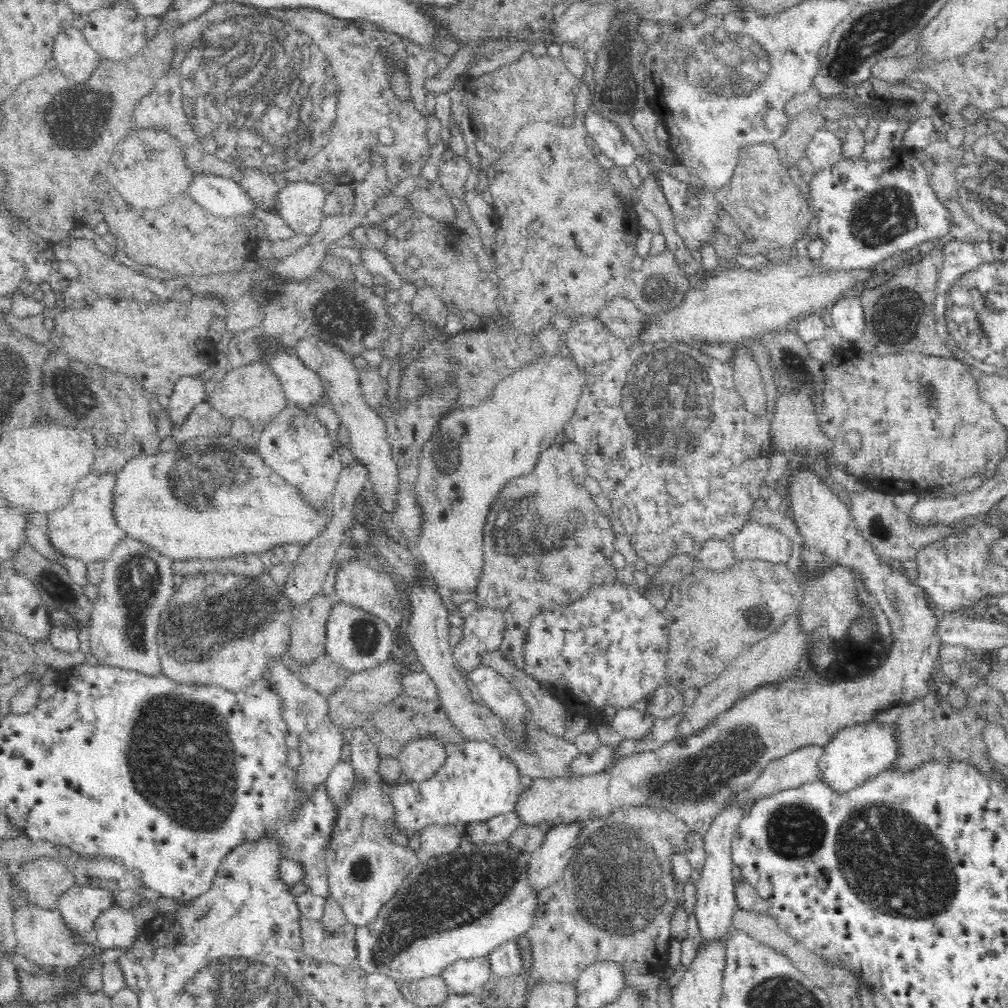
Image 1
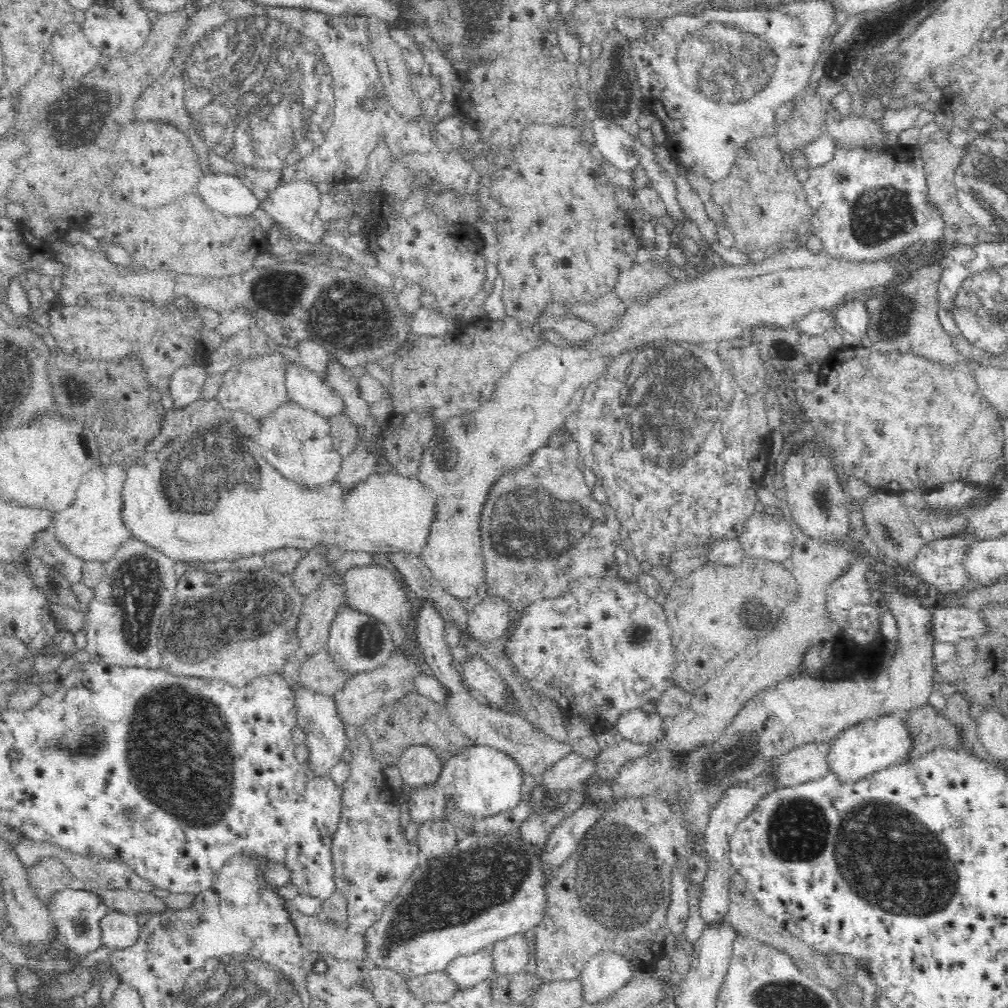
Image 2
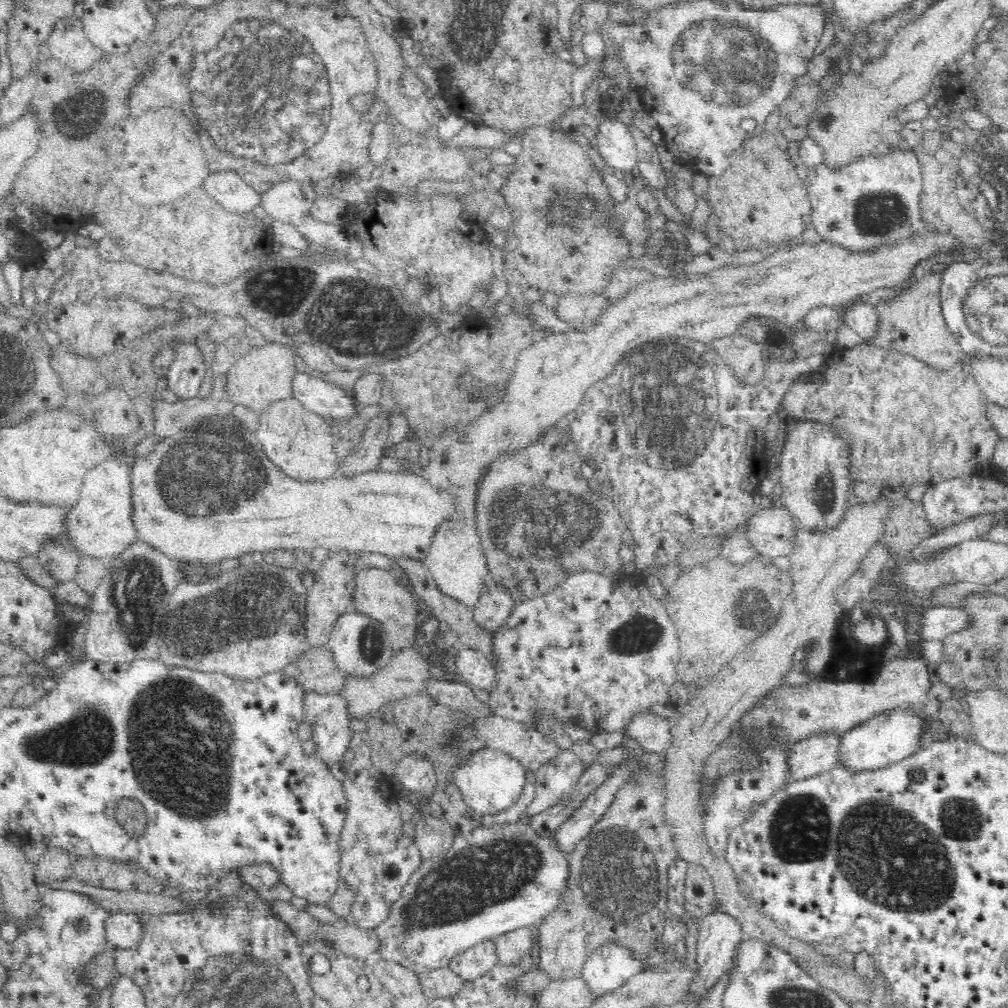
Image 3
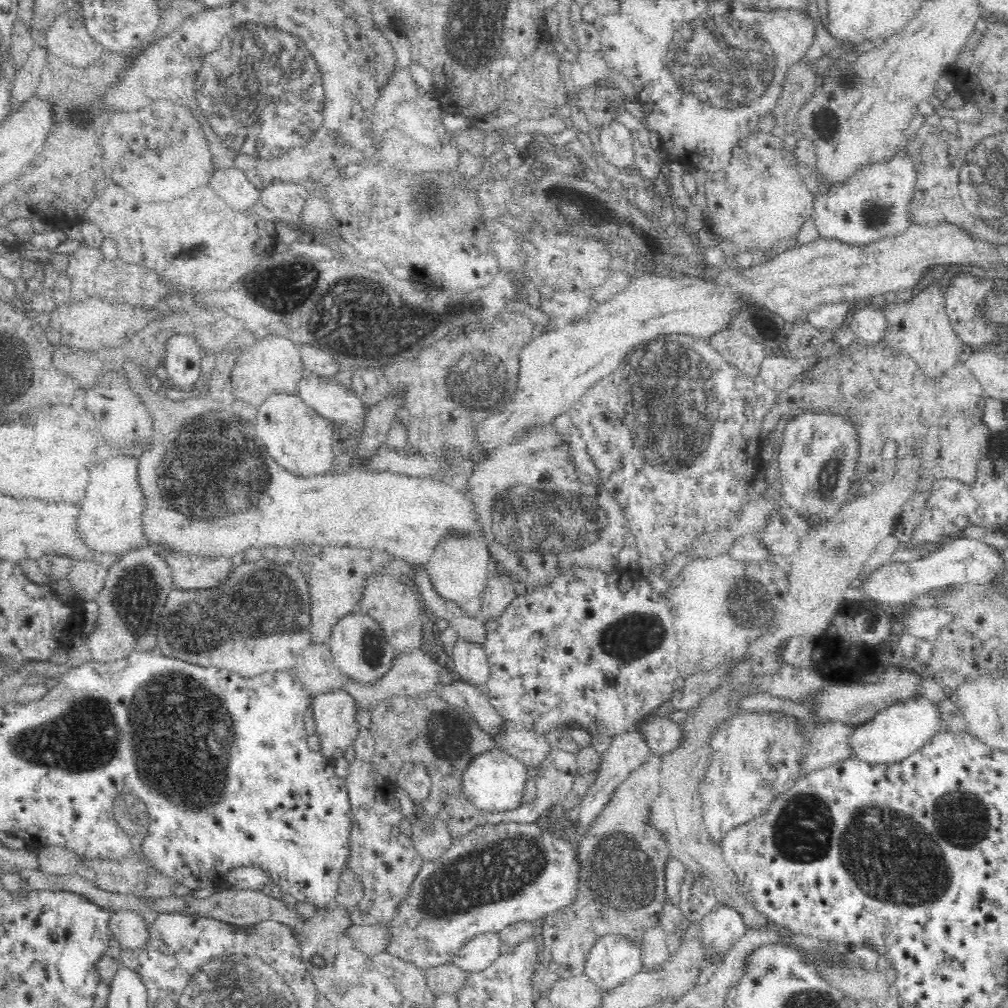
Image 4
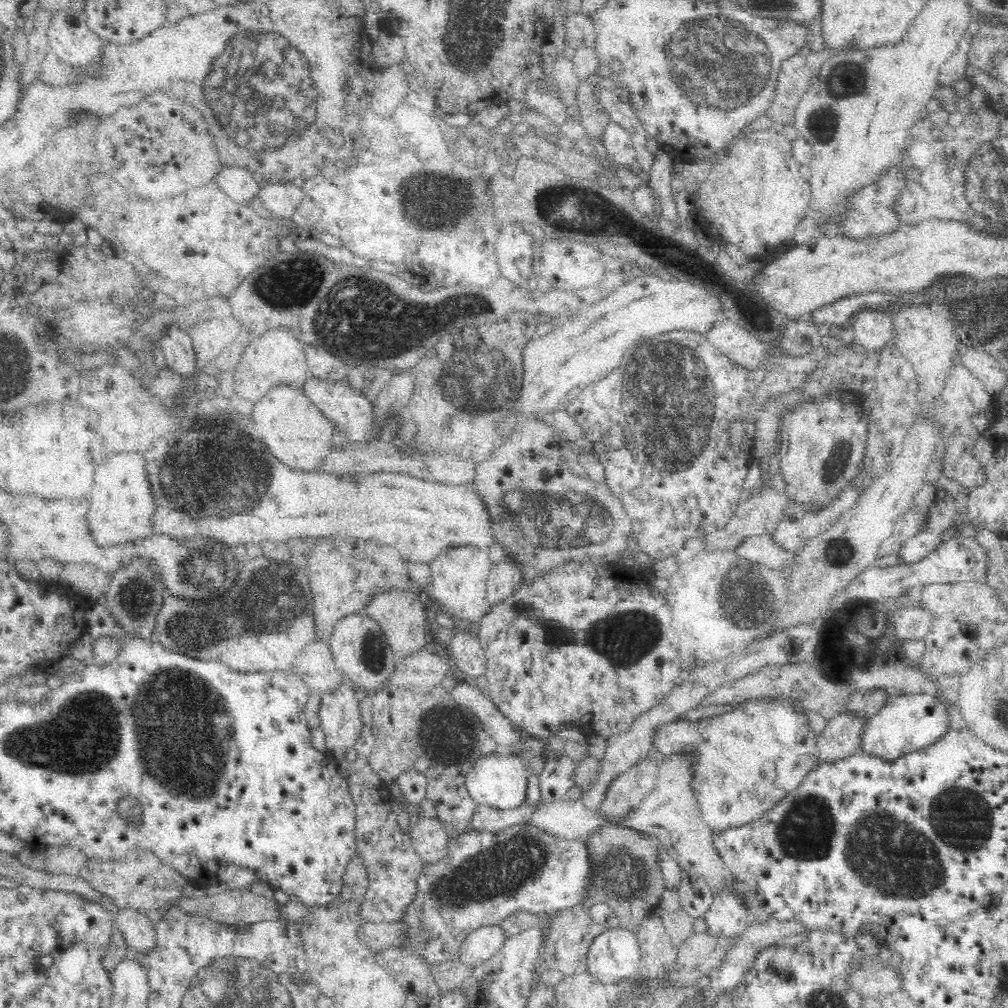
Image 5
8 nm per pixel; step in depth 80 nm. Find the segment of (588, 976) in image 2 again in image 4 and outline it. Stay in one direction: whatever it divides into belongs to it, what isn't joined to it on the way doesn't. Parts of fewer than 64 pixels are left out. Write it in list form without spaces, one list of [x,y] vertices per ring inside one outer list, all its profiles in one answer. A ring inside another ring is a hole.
[[[605,934],[590,946],[582,972],[592,978],[600,987],[618,986],[626,976],[631,977],[641,970],[641,947],[639,943],[624,934]]]

